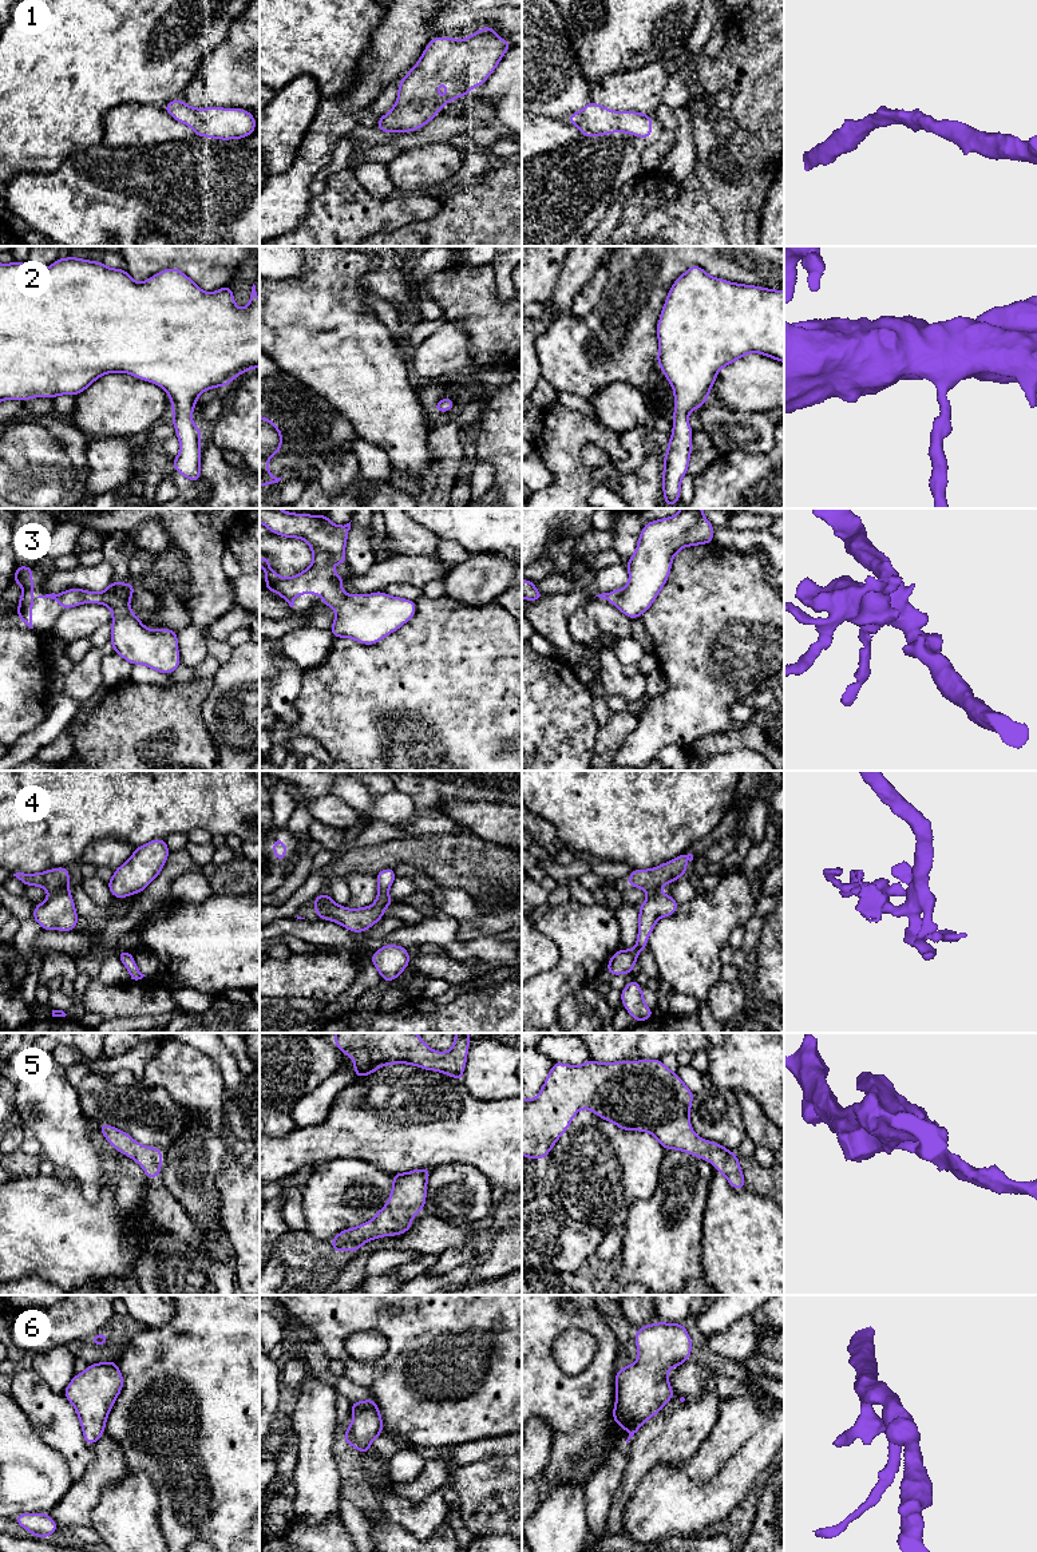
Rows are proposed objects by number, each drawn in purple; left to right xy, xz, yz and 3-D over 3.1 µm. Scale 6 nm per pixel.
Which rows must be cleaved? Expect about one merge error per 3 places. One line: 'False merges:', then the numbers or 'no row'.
False merges: 4

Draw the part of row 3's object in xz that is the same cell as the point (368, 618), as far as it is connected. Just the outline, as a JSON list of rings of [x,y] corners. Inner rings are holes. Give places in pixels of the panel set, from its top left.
[[[260,508],[260,522],[277,535],[304,539],[313,554],[312,565],[289,578],[272,570],[270,558],[264,555],[260,559],[266,575],[264,589],[280,594],[290,607],[294,606],[296,595],[318,594],[324,605],[336,611],[336,619],[329,629],[335,638],[348,637],[364,645],[373,645],[416,614],[412,599],[391,597],[384,591],[353,597],[341,590],[345,577],[339,577],[332,570],[332,562],[340,566],[347,561],[345,543],[352,520],[336,526],[328,515]]]

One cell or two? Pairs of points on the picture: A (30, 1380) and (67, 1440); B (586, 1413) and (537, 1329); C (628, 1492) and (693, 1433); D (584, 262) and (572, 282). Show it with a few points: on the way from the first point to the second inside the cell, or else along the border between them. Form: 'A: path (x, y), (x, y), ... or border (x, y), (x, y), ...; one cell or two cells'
A: path (32, 1394), (58, 1425); one cell
B: path (563, 1396), (537, 1369), (537, 1351); one cell
C: path (634, 1472), (673, 1436); one cell
D: path (578, 268), (573, 277); one cell

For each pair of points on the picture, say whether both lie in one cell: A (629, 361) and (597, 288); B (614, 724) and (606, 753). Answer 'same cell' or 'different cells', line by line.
A: different cells
B: same cell

